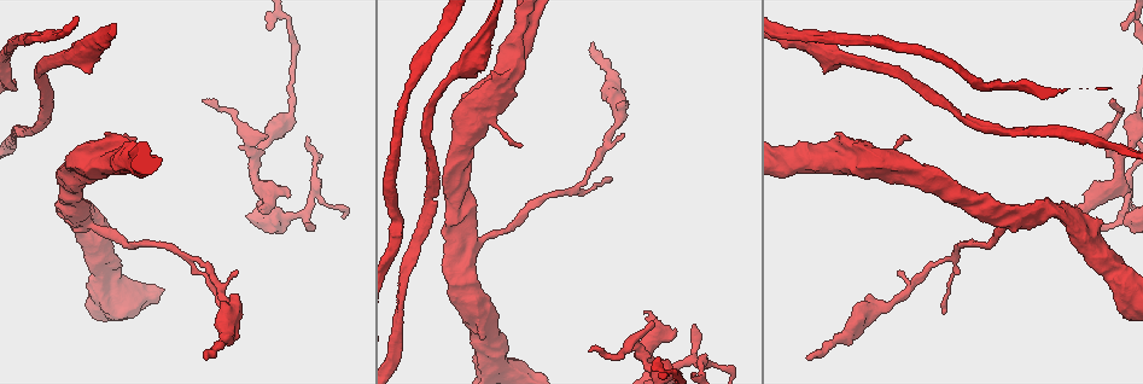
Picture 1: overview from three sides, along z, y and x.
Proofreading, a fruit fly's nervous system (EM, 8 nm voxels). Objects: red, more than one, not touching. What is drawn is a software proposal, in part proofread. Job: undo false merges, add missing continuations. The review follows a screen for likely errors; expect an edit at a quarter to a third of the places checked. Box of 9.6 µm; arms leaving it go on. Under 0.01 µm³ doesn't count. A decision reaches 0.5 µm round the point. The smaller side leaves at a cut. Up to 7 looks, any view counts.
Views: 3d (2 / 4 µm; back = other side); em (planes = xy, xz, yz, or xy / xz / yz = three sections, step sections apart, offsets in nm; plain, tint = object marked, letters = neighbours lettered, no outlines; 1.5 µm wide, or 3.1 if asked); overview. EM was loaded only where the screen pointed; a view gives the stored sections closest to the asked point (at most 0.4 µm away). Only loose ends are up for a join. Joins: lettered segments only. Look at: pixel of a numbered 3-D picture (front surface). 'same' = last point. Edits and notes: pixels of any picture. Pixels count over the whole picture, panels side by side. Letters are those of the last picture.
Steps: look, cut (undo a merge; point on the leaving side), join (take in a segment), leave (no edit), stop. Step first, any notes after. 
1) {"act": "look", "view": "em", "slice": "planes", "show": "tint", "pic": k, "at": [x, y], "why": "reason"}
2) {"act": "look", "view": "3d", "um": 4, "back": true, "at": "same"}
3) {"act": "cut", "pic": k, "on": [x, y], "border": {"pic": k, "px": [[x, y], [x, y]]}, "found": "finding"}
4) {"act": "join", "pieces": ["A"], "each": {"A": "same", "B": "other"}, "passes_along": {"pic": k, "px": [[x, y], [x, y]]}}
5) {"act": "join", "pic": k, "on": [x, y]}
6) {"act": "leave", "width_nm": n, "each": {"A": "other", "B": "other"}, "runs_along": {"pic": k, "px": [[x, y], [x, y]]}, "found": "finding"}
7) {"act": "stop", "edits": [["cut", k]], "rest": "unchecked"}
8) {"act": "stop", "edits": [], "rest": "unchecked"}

{"act": "look", "view": "3d", "um": 4, "pic": 1, "at": [236, 270], "why": "tapers out"}

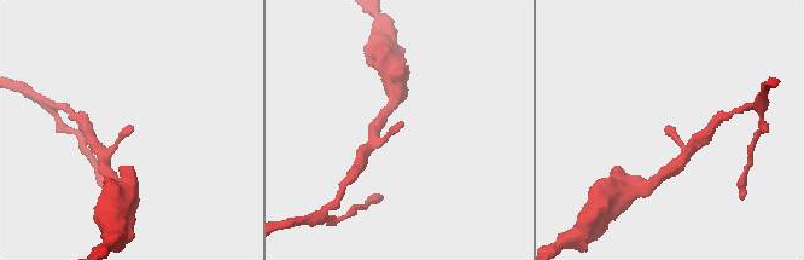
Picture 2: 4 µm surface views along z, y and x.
{"act": "look", "view": "em", "slice": "planes", "show": "letters", "pic": 2, "at": [132, 128], "why": "shape alone is not enough"}

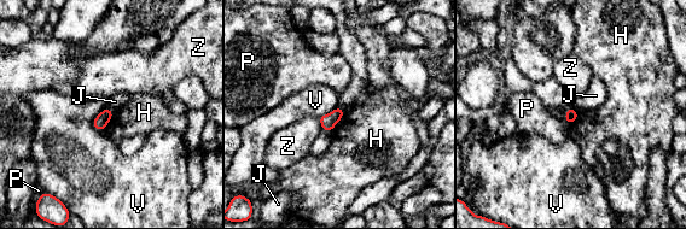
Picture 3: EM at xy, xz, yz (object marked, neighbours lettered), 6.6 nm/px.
{"act": "leave", "width_nm": 90, "each": {"H": "other", "J": "other", "P": "other", "V": "other", "Z": "other"}, "border": {"pic": 3, "px": [[344, 110], [343, 117], [329, 131]]}, "found": "no lettered segment goes on from it"}

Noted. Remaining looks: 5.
{"act": "look", "view": "em", "slice": "planes", "show": "tint", "pic": 1, "at": [300, 214], "why": "a narrow waist"}

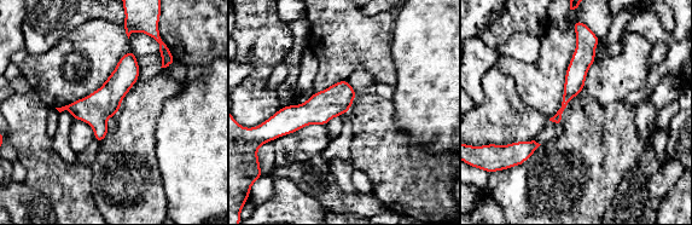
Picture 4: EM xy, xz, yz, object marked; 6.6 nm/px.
{"act": "look", "view": "em", "slice": "planes", "show": "letters", "at": "same"}

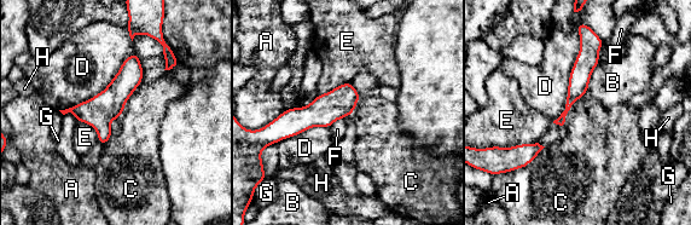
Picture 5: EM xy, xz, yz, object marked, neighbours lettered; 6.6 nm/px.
{"act": "leave", "each": {"A": "other", "B": "other", "C": "other", "D": "other", "E": "other", "F": "other", "G": "other", "H": "other"}, "border": {"pic": 5, "px": [[134, 51], [103, 90], [59, 110]]}, "found": "continuous, no second cell"}

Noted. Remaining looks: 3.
{"act": "look", "view": "em", "slice": "xy", "step": 8, "show": "letters", "pic": 1, "at": [653, 360], "why": "tapers out"}

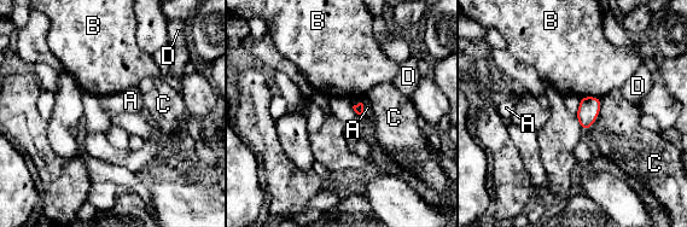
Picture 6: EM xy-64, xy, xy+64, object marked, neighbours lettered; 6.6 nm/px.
{"act": "leave", "each": {"A": "other", "B": "other", "C": "other", "D": "other"}, "border": {"pic": 6, "px": [[600, 98], [600, 112], [589, 127]]}, "found": "no lettered segment goes on from it"}

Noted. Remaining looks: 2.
{"act": "stop", "edits": [], "rest": "unchecked"}

